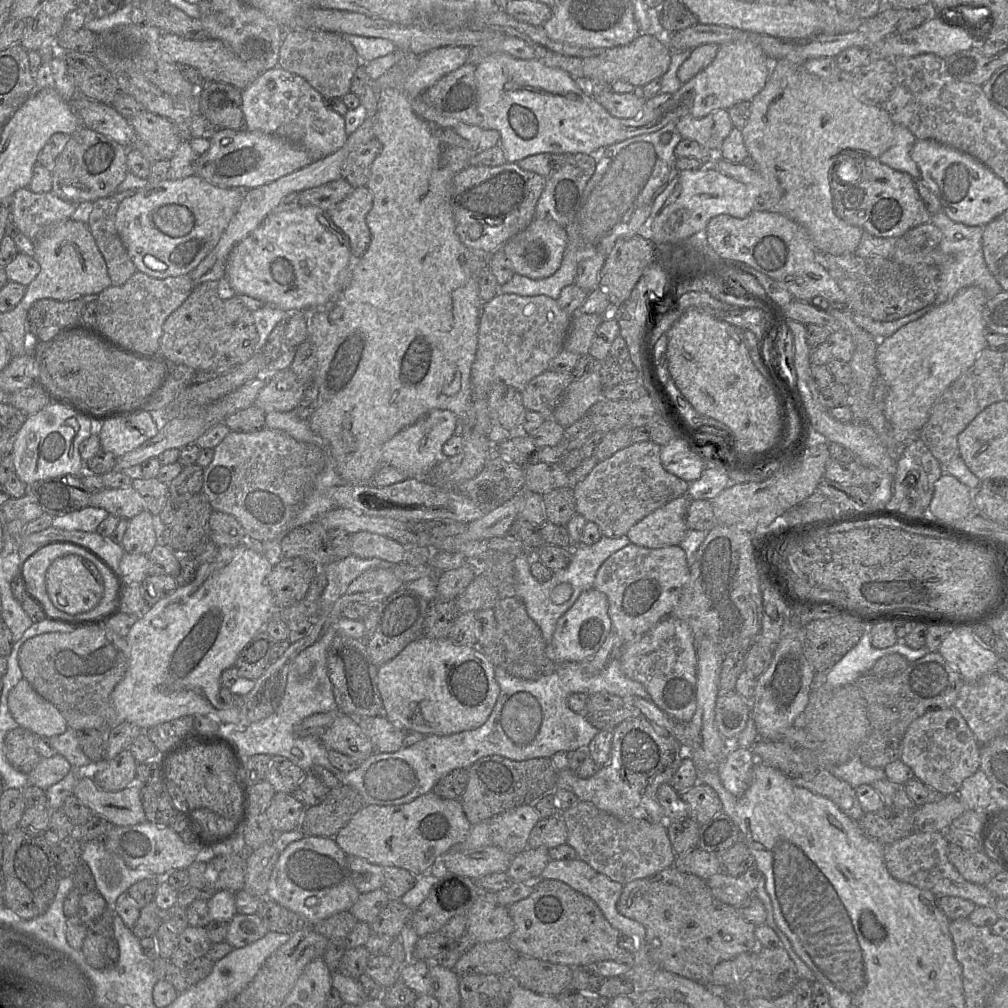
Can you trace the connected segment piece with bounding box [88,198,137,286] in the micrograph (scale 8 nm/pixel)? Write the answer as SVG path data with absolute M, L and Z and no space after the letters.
M98 199L93 202L88 218L88 227L104 257L113 286L124 284L137 271L116 229L118 206L114 199Z

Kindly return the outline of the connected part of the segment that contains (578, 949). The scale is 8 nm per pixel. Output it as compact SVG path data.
M542 879L527 898L511 904L508 909L514 922L514 931L508 941L520 956L537 958L572 968L591 966L600 961L624 963L631 968L634 964L634 954L619 946L621 932L607 921L598 905L591 898L564 882Z

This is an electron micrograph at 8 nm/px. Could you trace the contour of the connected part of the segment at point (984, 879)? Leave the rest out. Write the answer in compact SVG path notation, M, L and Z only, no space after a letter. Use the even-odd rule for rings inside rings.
M948 844L947 855L960 875L977 885L985 885L1003 870L981 847L979 851L967 851Z

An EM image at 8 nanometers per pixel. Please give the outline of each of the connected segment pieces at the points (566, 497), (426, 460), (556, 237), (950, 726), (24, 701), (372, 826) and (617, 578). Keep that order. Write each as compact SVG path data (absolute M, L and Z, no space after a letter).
M572 485L553 489L542 496L546 518L554 524L565 526L577 513Z
M431 410L414 424L398 432L383 445L381 454L383 466L396 468L405 474L406 478L425 477L444 459L442 447L454 434L457 423L457 416L450 410Z
M534 218L522 231L510 238L502 249L511 262L515 273L531 279L547 278L561 265L567 245L565 228L551 219Z
M950 707L928 711L908 726L902 736L900 760L924 784L943 795L958 795L963 781L980 769L980 748L963 716Z
M24 678L9 692L8 707L19 727L31 731L35 736L51 738L68 729L61 712Z
M431 791L406 804L364 805L334 840L348 857L359 857L380 867L403 868L421 876L442 855L464 842L471 828L460 800L444 799Z
M630 543L608 557L597 571L593 588L603 592L608 598L608 614L612 622L612 630L621 638L622 643L628 643L634 639L638 639L642 634L654 627L663 618L670 615L673 608L678 603L683 586L685 585L689 575L689 566L686 561L684 550L679 545L671 545L662 548L648 548Z

